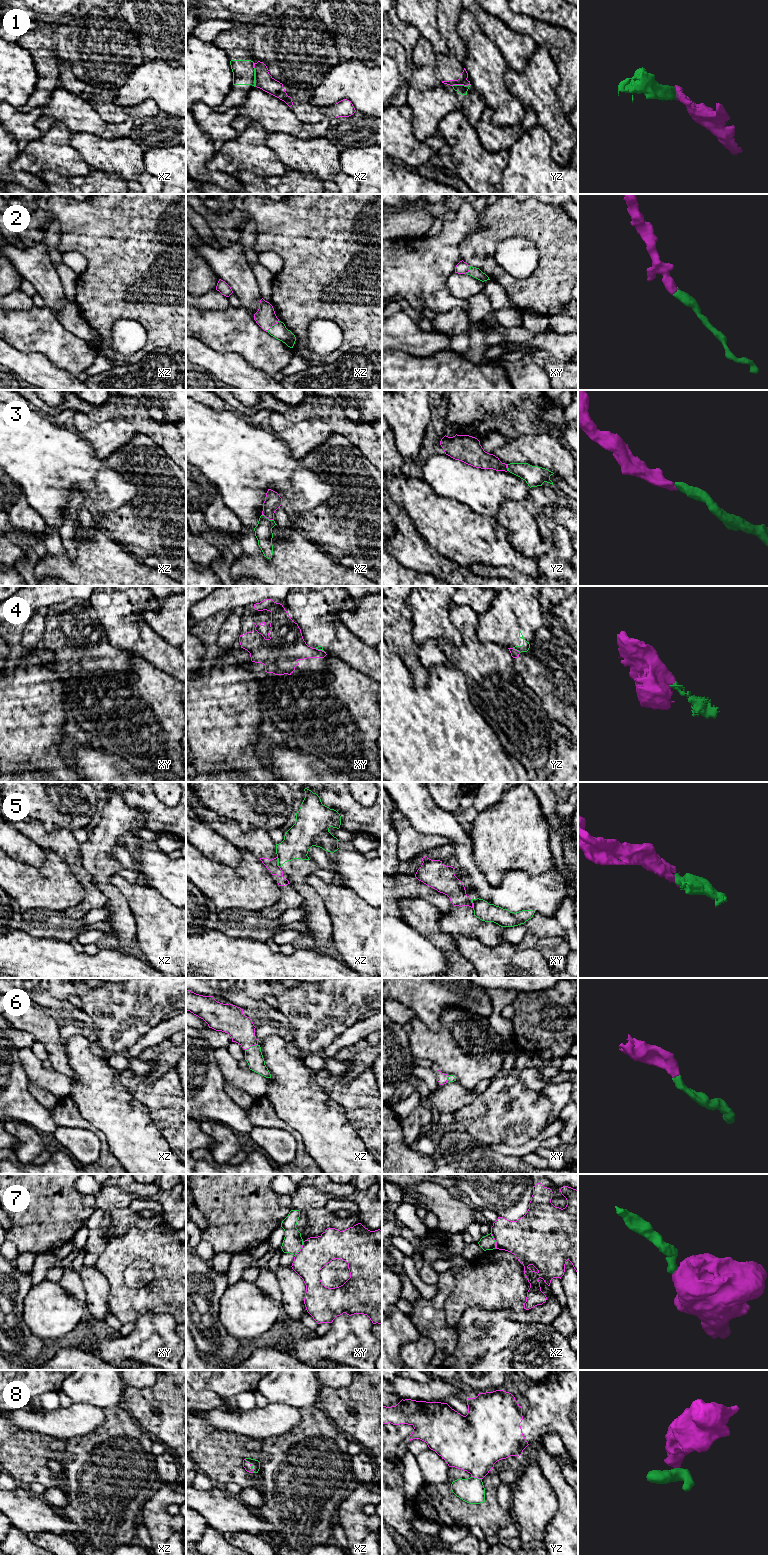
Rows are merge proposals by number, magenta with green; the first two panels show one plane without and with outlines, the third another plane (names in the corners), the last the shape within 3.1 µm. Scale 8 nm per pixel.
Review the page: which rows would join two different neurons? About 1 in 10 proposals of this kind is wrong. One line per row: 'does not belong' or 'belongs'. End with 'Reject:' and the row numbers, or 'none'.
1: does not belong
2: belongs
3: belongs
4: does not belong
5: does not belong
6: belongs
7: does not belong
8: belongs
Reject: 1, 4, 5, 7

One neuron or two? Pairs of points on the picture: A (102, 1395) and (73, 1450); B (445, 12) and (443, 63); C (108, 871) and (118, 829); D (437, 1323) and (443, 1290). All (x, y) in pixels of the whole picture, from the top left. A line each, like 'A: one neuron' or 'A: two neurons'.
A: two neurons
B: one neuron
C: one neuron
D: one neuron

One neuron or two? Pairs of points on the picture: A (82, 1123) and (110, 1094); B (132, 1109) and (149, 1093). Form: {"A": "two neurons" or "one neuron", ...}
{"A": "two neurons", "B": "two neurons"}

